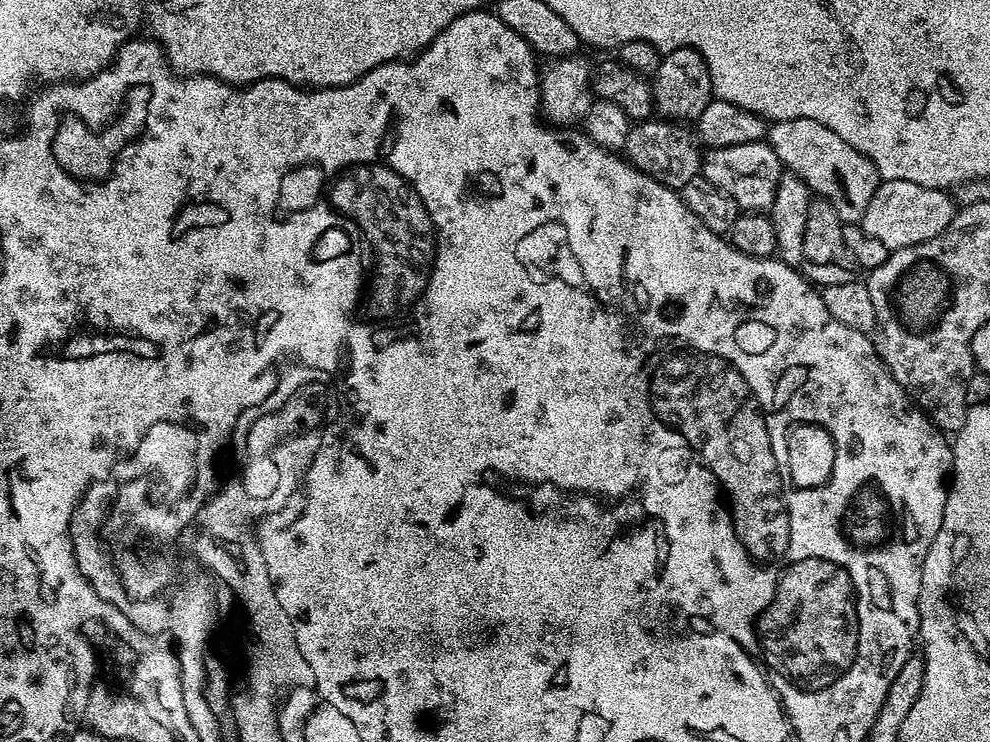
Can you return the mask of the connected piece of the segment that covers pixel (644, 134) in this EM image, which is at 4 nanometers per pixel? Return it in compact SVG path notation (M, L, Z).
M649 118L633 123L622 152L629 164L639 172L667 186L681 189L702 172L702 148L695 135L683 123Z

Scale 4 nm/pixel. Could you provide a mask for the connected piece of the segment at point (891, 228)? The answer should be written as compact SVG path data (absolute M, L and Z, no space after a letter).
M885 180L874 190L874 198L870 198L870 206L866 206L859 225L870 238L878 238L889 250L921 244L942 234L955 218L958 204L948 195L945 189L918 186L918 182Z

